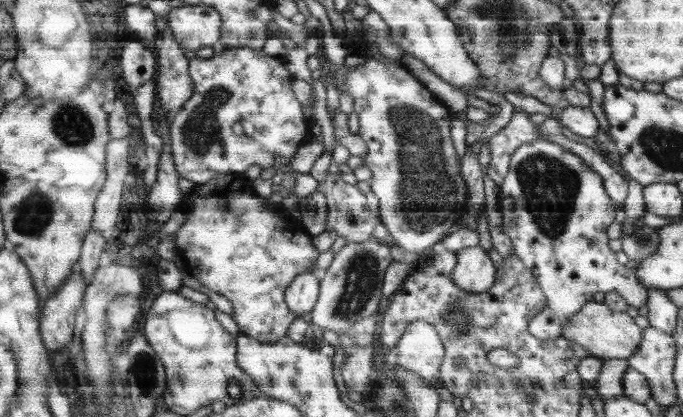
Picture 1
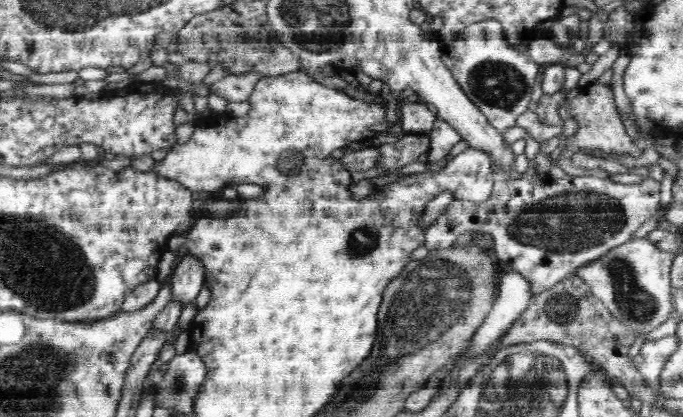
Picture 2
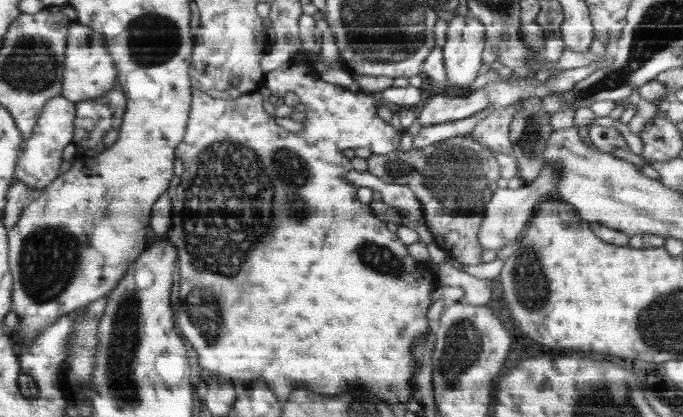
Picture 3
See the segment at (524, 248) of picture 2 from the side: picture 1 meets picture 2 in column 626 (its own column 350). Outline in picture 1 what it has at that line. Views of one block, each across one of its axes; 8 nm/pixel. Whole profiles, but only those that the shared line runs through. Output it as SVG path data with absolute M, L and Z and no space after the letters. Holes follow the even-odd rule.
M340 173L329 174L322 190L327 199L326 230L336 232L336 240L368 241L380 224L376 216L366 210L366 196L352 184L346 184Z

